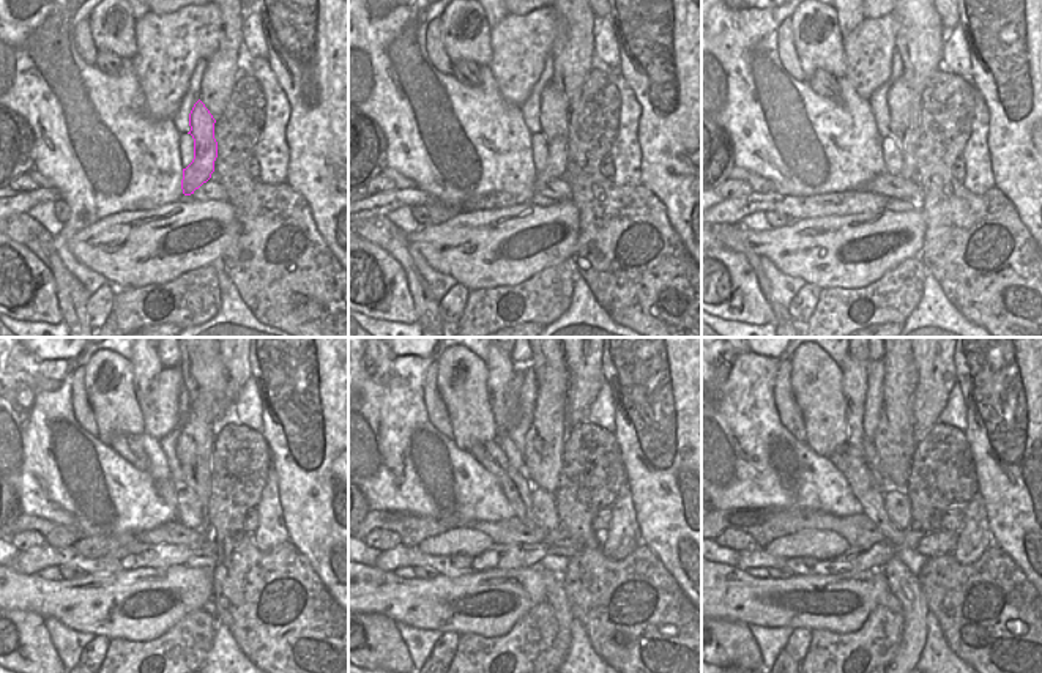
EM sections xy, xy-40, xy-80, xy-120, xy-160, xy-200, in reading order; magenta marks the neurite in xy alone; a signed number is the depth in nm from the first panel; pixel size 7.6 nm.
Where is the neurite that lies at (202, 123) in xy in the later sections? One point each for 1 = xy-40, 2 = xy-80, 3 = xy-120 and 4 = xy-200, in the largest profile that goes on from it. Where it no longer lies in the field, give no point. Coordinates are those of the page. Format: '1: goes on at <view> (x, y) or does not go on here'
1: goes on at xy-40 (554, 106)
2: goes on at xy-80 (904, 103)
3: goes on at xy-120 (194, 443)
4: goes on at xy-200 (894, 442)

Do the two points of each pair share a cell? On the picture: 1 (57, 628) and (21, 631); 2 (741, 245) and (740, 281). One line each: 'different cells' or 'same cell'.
1: different cells
2: different cells

